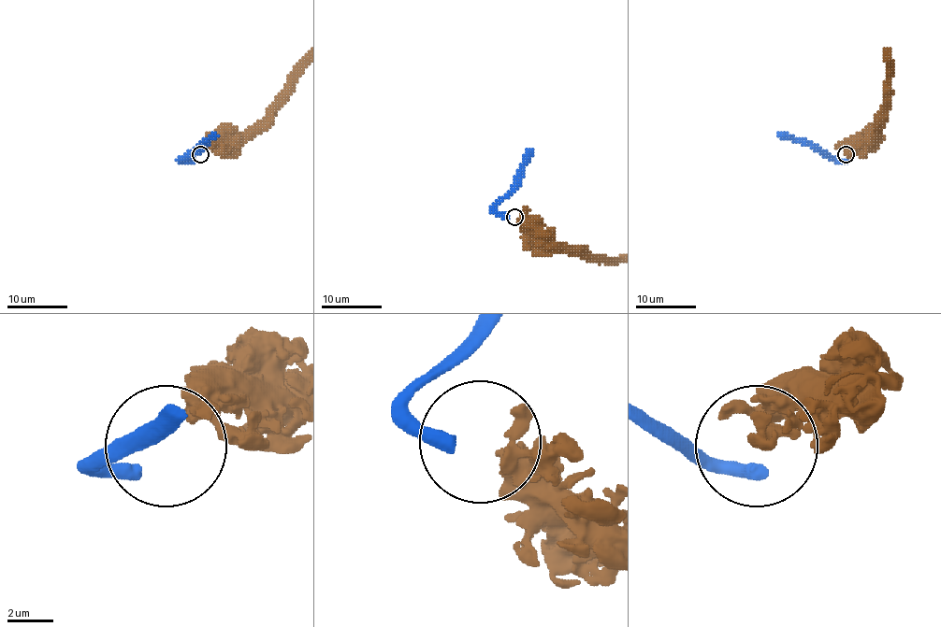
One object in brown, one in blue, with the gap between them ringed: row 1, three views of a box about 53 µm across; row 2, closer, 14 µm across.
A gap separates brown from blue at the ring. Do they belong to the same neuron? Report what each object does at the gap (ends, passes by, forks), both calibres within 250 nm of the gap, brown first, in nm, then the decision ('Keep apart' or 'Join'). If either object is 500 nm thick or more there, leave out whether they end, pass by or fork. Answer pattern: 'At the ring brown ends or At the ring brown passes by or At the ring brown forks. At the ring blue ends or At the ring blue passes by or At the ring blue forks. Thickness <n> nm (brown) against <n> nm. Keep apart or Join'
Thickness 360 nm (brown) against 650 nm. Keep apart

